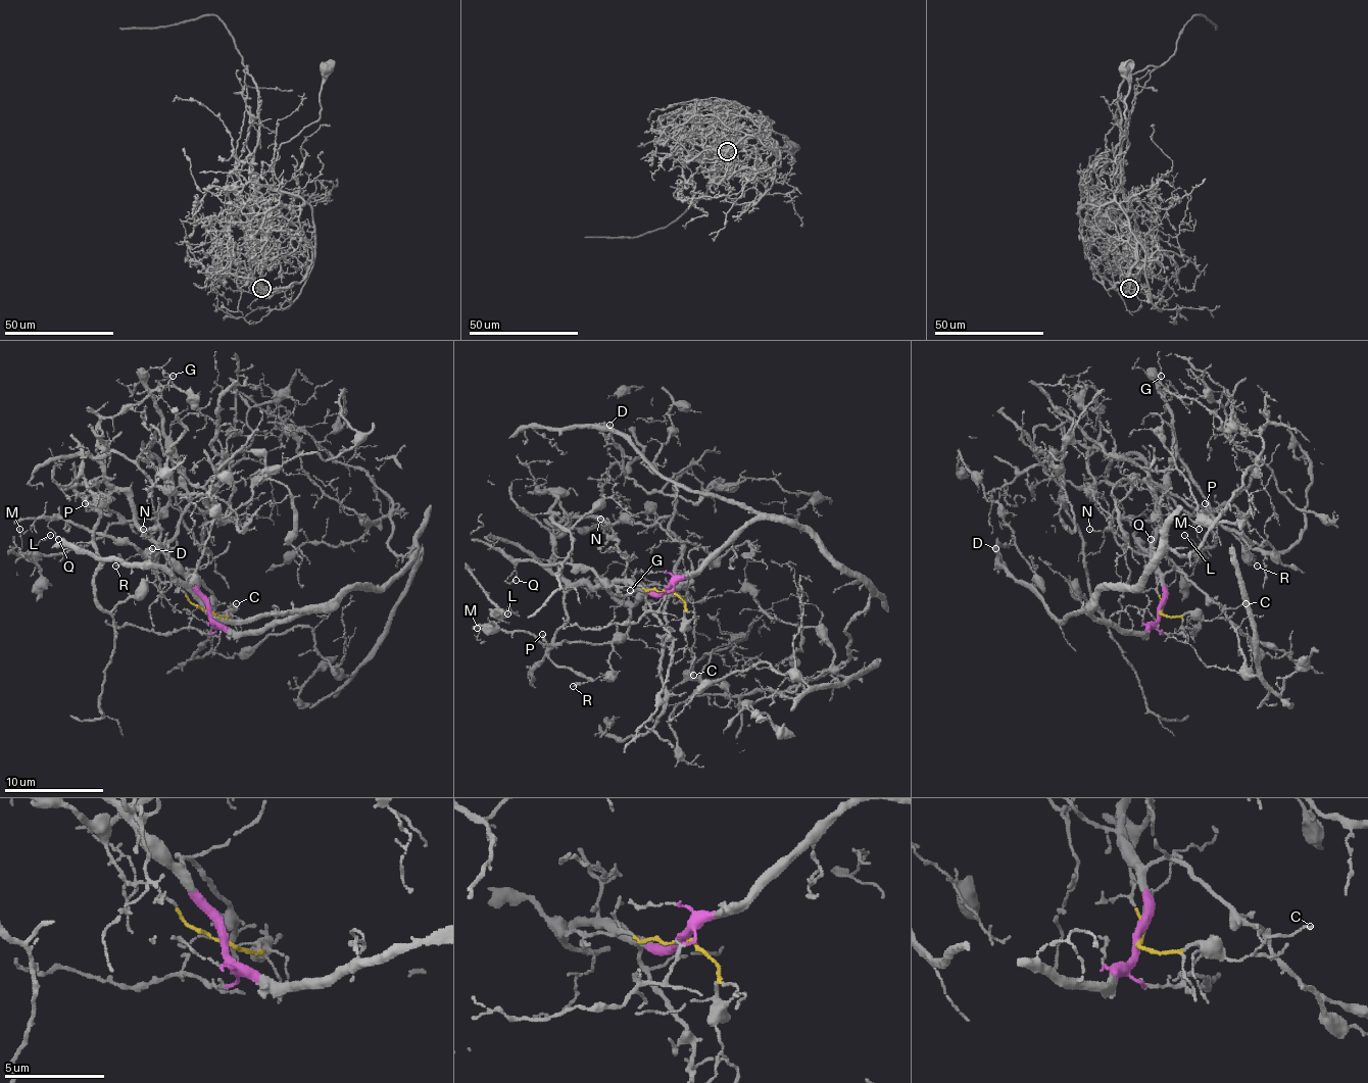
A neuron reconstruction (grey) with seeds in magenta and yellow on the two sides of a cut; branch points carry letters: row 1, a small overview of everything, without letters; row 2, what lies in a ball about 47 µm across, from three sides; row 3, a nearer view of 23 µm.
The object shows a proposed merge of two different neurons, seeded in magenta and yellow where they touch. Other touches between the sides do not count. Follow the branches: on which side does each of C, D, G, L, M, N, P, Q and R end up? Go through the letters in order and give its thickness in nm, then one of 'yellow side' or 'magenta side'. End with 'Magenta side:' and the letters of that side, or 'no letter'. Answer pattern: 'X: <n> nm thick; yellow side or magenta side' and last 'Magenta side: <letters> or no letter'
C: 110 nm thick; yellow side
D: 130 nm thick; magenta side
G: 100 nm thick; yellow side
L: 110 nm thick; yellow side
M: 110 nm thick; yellow side
N: 100 nm thick; magenta side
P: 140 nm thick; magenta side
Q: 110 nm thick; yellow side
R: 80 nm thick; yellow side
Magenta side: D, N, P

